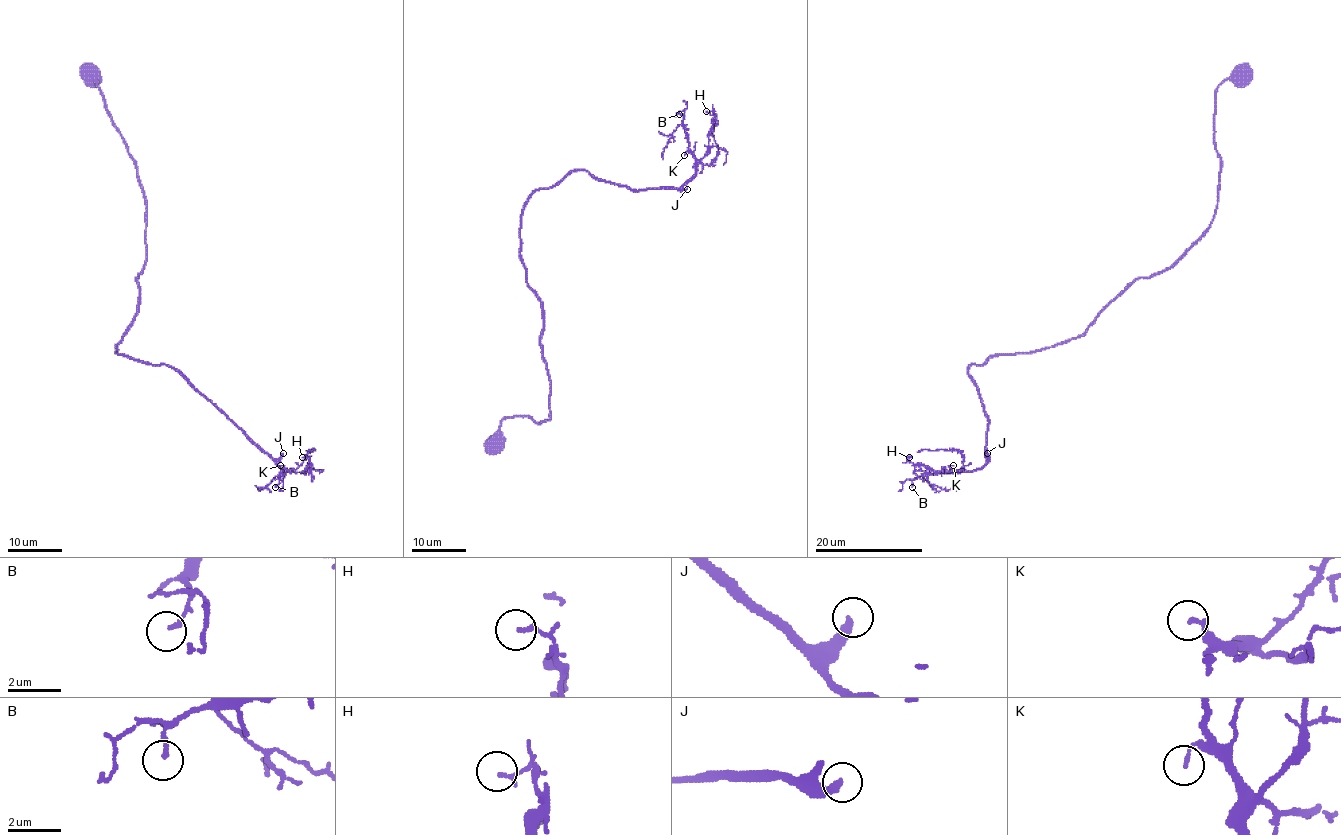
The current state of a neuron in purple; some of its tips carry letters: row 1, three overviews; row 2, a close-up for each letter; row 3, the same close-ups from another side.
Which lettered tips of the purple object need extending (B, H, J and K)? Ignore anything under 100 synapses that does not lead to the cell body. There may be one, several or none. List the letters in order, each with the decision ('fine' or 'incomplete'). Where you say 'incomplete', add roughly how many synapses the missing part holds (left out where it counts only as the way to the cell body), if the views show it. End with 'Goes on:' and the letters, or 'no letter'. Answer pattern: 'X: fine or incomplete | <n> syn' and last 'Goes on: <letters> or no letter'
B: fine
H: fine
J: incomplete | 650 syn
K: fine
Goes on: J

